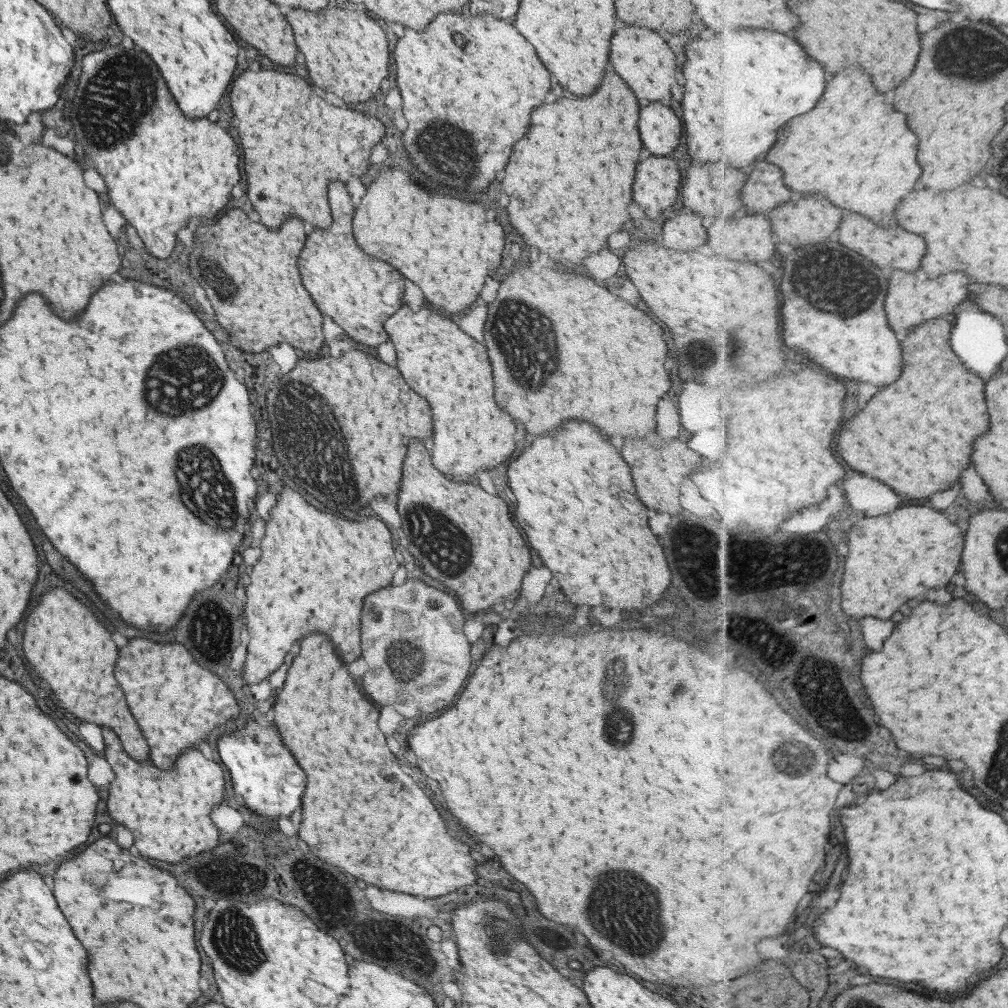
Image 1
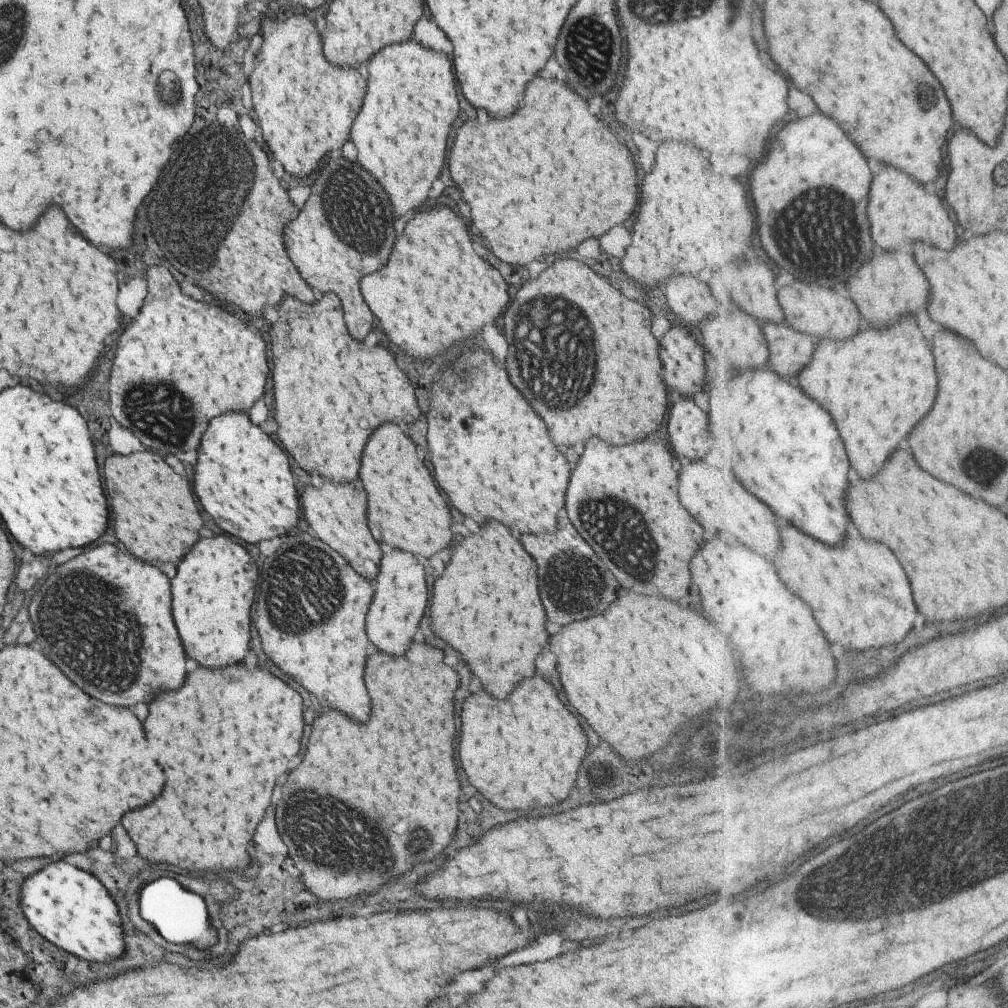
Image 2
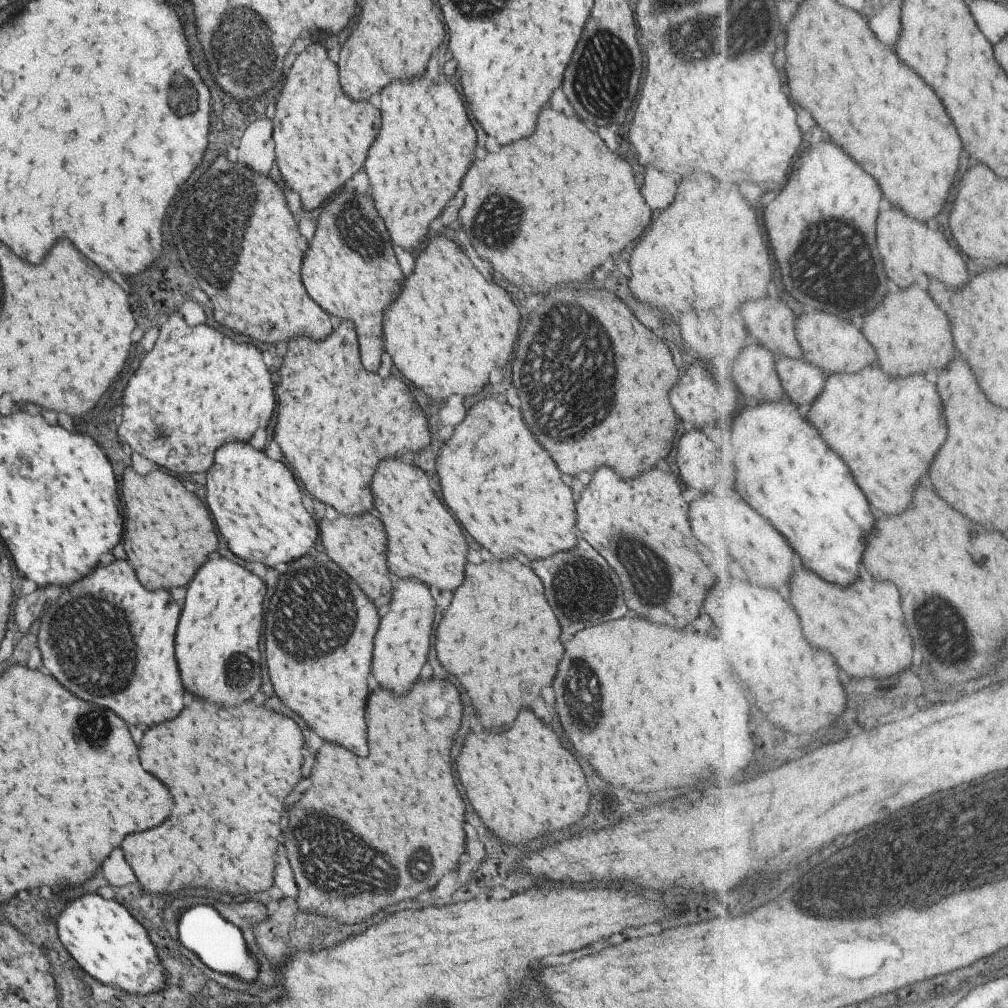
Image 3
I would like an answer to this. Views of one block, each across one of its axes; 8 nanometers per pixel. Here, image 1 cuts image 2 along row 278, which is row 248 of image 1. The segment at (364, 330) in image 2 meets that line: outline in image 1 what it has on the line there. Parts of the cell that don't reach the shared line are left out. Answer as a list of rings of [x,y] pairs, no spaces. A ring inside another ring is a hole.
[[[329,184],[327,202],[331,208],[331,228],[312,230],[297,257],[301,284],[322,316],[328,316],[349,338],[363,346],[377,346],[387,340],[383,323],[401,306],[403,278],[389,264],[368,256],[355,242],[351,228],[353,206],[343,184]]]

